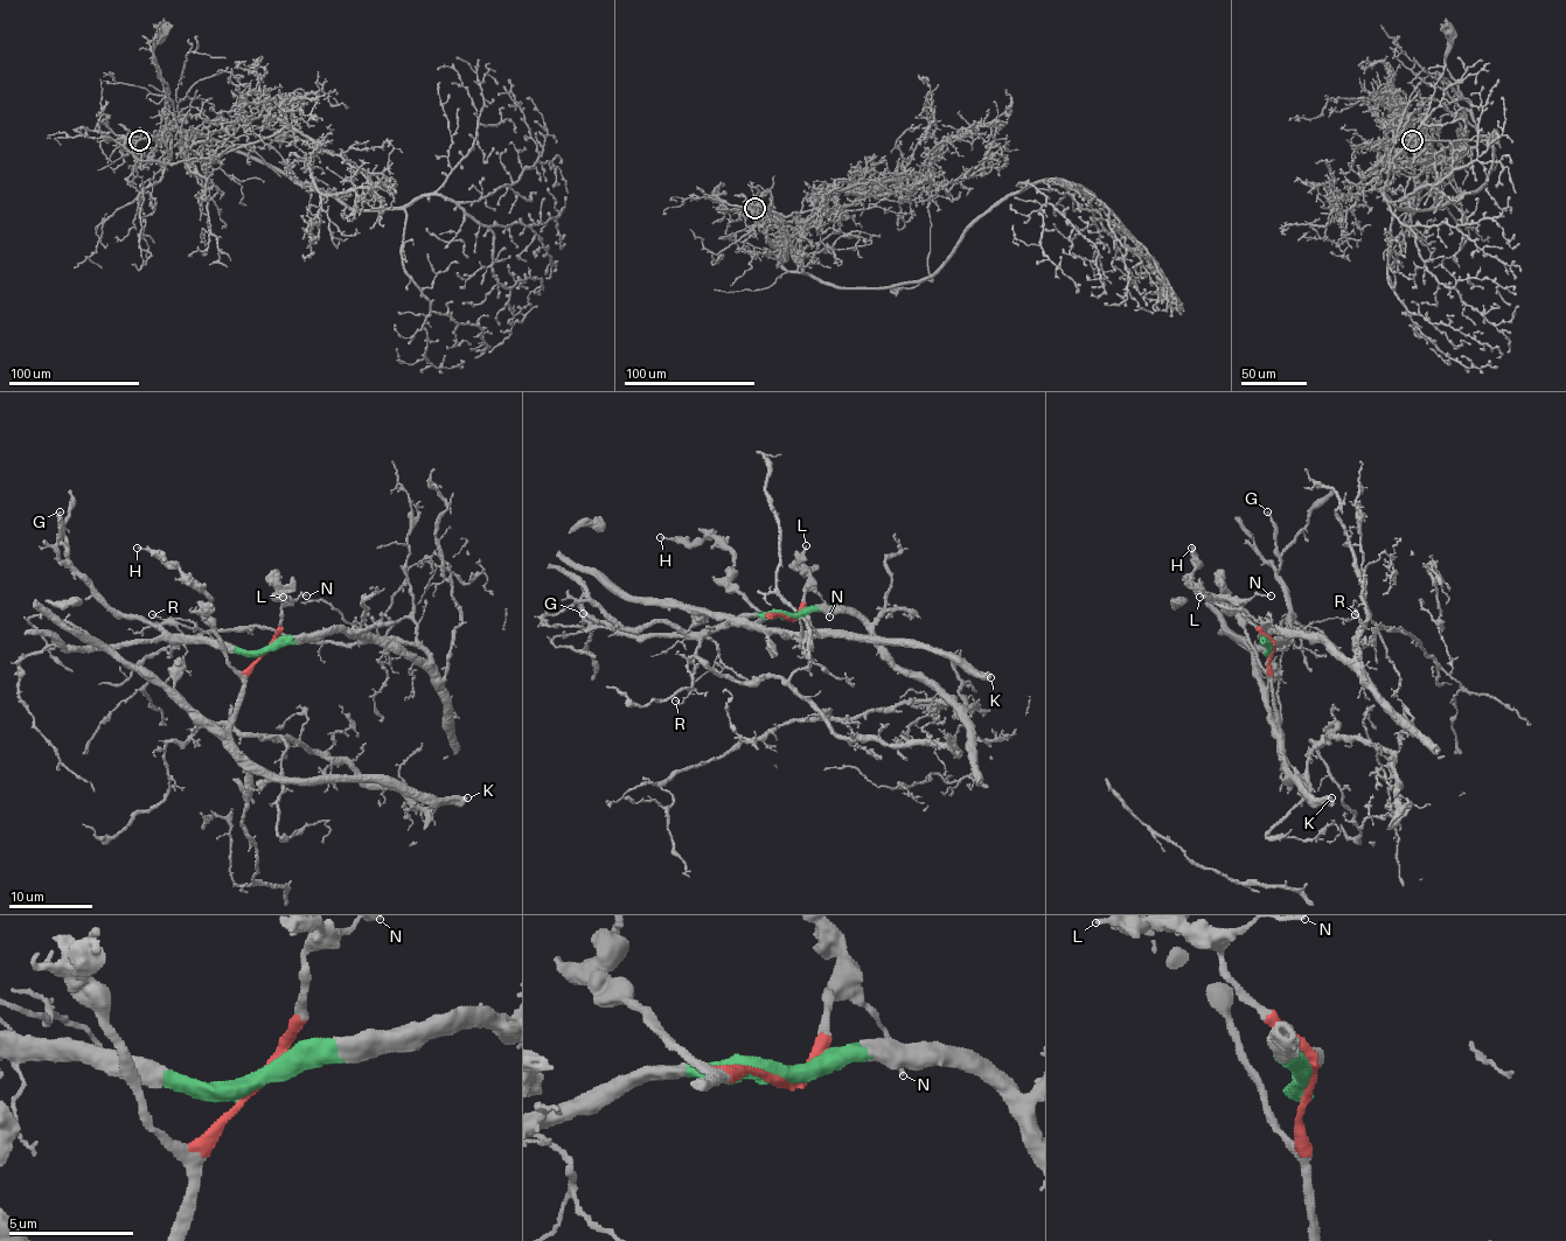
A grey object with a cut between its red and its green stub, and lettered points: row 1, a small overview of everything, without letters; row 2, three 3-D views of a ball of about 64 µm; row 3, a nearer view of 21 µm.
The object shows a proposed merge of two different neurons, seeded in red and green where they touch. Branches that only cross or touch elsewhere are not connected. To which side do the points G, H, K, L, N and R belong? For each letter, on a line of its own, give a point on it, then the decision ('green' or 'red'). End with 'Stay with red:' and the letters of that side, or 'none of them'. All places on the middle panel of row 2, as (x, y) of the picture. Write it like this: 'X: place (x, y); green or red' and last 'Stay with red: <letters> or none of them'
G: place (583, 613); green
H: place (660, 537); red
K: place (990, 677); red
L: place (806, 545); red
N: place (829, 616); red
R: place (675, 701); green
Stay with red: H, K, L, N

